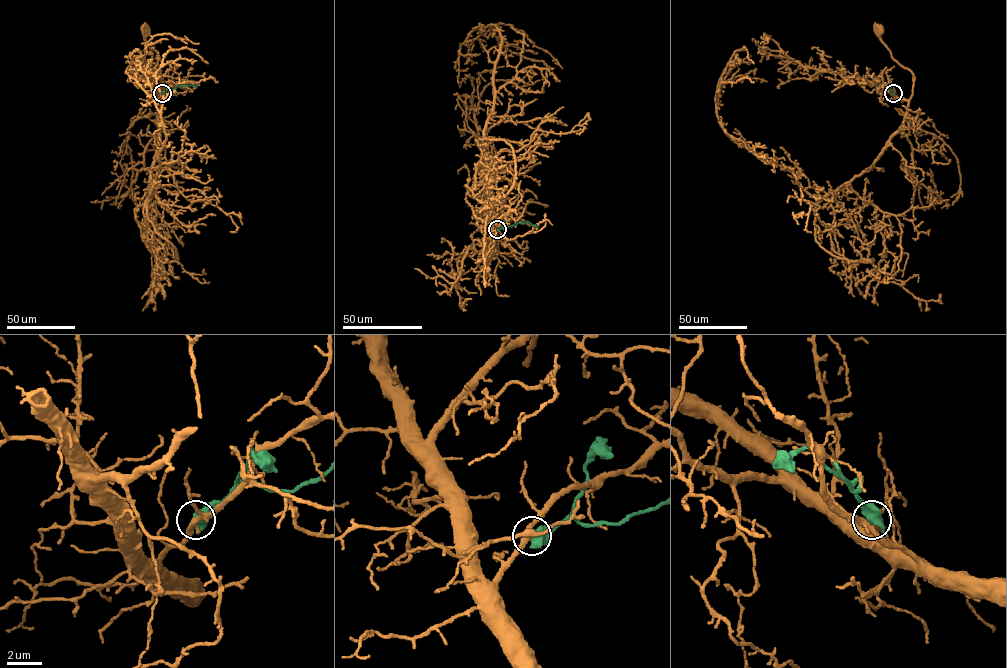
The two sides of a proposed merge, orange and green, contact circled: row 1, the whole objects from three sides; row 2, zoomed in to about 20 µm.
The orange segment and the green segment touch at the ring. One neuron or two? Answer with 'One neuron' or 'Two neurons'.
Two neurons

